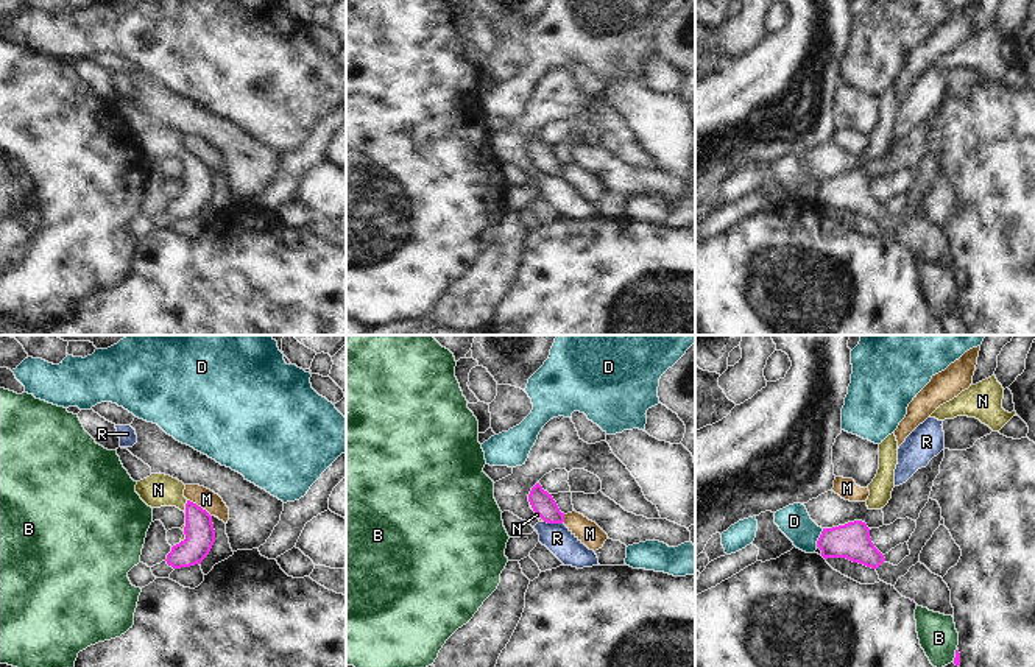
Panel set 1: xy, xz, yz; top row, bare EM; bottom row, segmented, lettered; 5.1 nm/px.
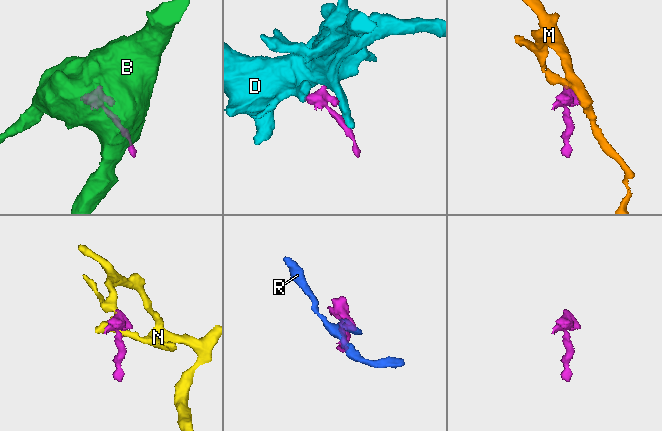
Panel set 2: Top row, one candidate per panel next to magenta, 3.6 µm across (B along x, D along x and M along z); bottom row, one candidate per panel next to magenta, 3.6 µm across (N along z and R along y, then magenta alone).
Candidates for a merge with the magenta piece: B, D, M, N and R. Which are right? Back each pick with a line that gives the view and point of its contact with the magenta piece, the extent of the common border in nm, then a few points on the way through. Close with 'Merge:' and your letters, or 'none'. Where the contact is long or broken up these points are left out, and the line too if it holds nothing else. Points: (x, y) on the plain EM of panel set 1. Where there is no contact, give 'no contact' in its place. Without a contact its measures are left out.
N: meets magenta in xy at (186, 158); contact 70 nm long; runs through xy (200, 186), (198, 172), (186, 158), (169, 142), (158, 141)
Merge: N

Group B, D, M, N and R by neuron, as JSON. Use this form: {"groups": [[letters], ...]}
{"groups": [["B"], ["D"], ["M"], ["N"], ["R"]]}

